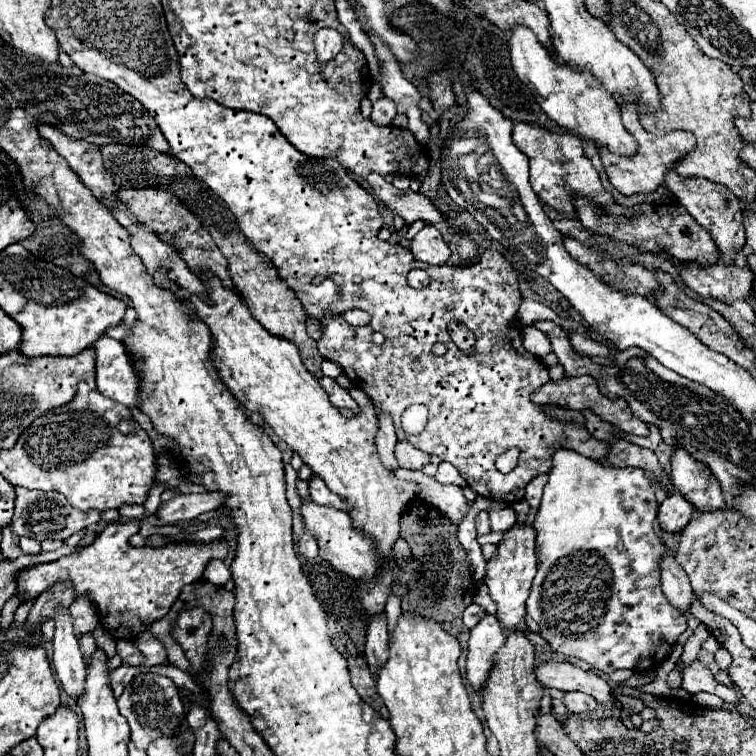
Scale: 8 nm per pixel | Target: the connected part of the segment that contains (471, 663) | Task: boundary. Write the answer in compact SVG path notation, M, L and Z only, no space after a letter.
M486 614L472 630L470 630L470 644L468 644L468 660L466 660L466 674L468 682L474 690L482 690L488 672L492 668L494 652L498 652L506 642L506 632L502 632L500 622Z

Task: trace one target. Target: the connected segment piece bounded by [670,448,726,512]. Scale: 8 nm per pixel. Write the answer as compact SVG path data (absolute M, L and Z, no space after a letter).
M674 450L672 456L672 484L678 492L700 512L724 510L726 502L722 498L720 482L712 476L710 468L696 462L686 450Z

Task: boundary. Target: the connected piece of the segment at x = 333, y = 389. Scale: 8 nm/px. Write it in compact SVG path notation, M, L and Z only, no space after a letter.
M320 378L320 384L322 384L322 388L328 392L330 402L332 402L336 408L348 408L348 410L352 410L354 414L360 414L360 406L350 398L348 390L344 390L344 388L340 388L340 386L336 384L334 378Z

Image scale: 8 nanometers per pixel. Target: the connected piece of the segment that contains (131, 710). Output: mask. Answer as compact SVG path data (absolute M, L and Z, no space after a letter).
M140 674L136 676L124 690L124 694L118 700L120 714L126 716L130 724L130 738L136 744L136 748L146 750L150 742L154 742L160 736L174 736L180 730L180 722L184 716L184 702L178 696L178 688L170 678L158 676L158 674Z

